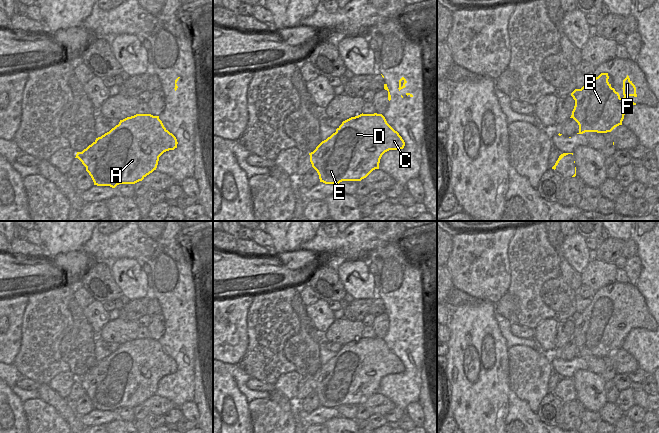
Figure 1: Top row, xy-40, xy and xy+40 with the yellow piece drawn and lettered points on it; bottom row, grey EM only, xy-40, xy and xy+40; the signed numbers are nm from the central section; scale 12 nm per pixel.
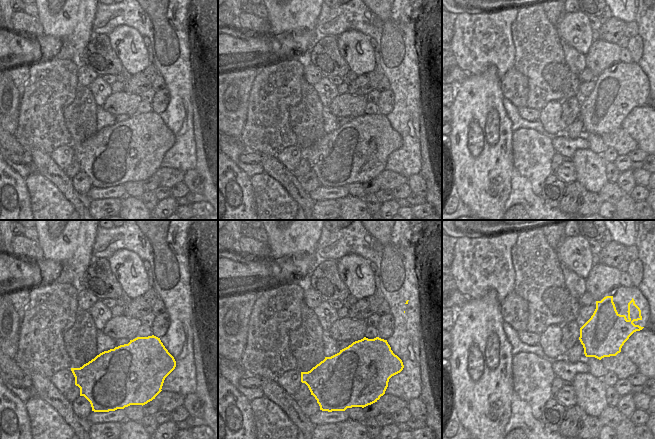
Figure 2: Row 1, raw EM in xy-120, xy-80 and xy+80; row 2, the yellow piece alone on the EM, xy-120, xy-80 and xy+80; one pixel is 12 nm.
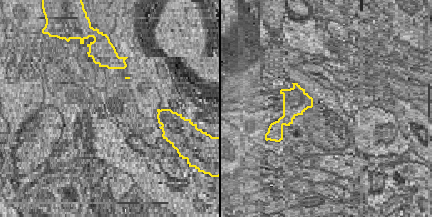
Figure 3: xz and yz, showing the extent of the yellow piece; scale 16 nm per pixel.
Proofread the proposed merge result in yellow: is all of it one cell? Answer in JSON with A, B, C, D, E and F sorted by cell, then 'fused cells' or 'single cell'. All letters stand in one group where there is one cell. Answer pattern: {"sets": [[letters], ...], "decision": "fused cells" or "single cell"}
{"sets": [["A", "B", "C", "D", "E", "F"]], "decision": "single cell"}

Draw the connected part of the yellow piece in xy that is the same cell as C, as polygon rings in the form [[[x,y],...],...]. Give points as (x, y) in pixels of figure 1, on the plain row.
[[[360,338],[342,346],[326,364],[322,365],[316,373],[309,377],[312,391],[317,395],[320,406],[325,408],[339,408],[342,405],[361,405],[373,394],[379,393],[382,379],[389,374],[403,373],[405,366],[397,355],[386,345],[382,338]]]

